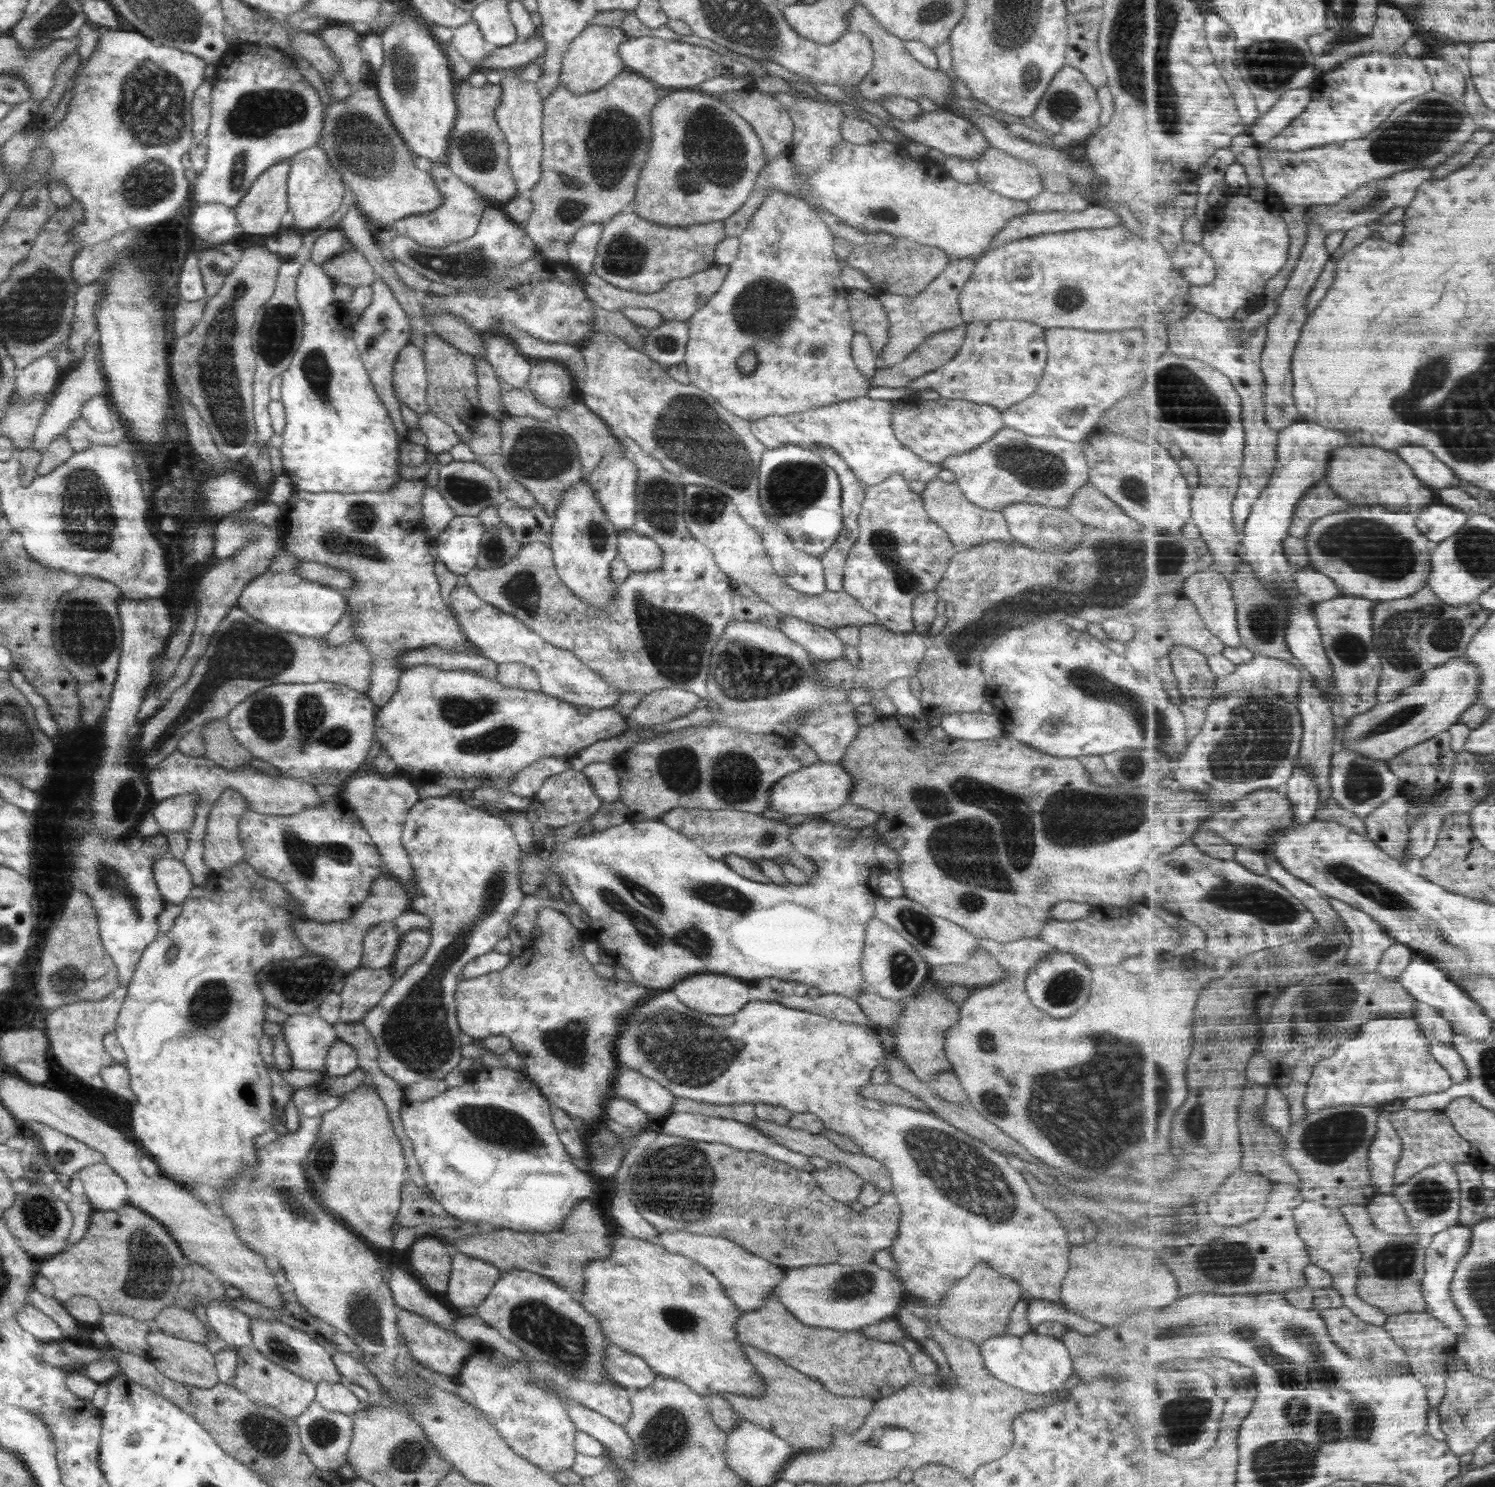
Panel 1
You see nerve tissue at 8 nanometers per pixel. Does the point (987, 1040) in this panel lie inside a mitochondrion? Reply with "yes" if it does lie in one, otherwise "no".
yes

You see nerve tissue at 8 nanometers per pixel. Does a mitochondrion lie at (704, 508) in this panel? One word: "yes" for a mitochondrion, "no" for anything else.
yes

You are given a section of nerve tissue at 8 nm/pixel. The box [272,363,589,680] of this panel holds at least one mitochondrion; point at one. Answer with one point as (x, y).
(537, 453)

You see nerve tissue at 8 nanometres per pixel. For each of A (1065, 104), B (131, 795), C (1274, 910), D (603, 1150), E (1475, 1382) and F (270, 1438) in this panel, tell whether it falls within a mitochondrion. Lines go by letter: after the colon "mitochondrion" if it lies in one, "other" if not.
A: mitochondrion
B: mitochondrion
C: mitochondrion
D: mitochondrion
E: other
F: mitochondrion

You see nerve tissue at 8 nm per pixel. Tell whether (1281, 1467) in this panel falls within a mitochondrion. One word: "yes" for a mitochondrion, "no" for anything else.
yes

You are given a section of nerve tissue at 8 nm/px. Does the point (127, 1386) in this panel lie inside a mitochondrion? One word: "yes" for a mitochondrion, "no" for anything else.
no

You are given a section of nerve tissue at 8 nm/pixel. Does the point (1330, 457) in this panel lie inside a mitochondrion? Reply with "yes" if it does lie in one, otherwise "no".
no

